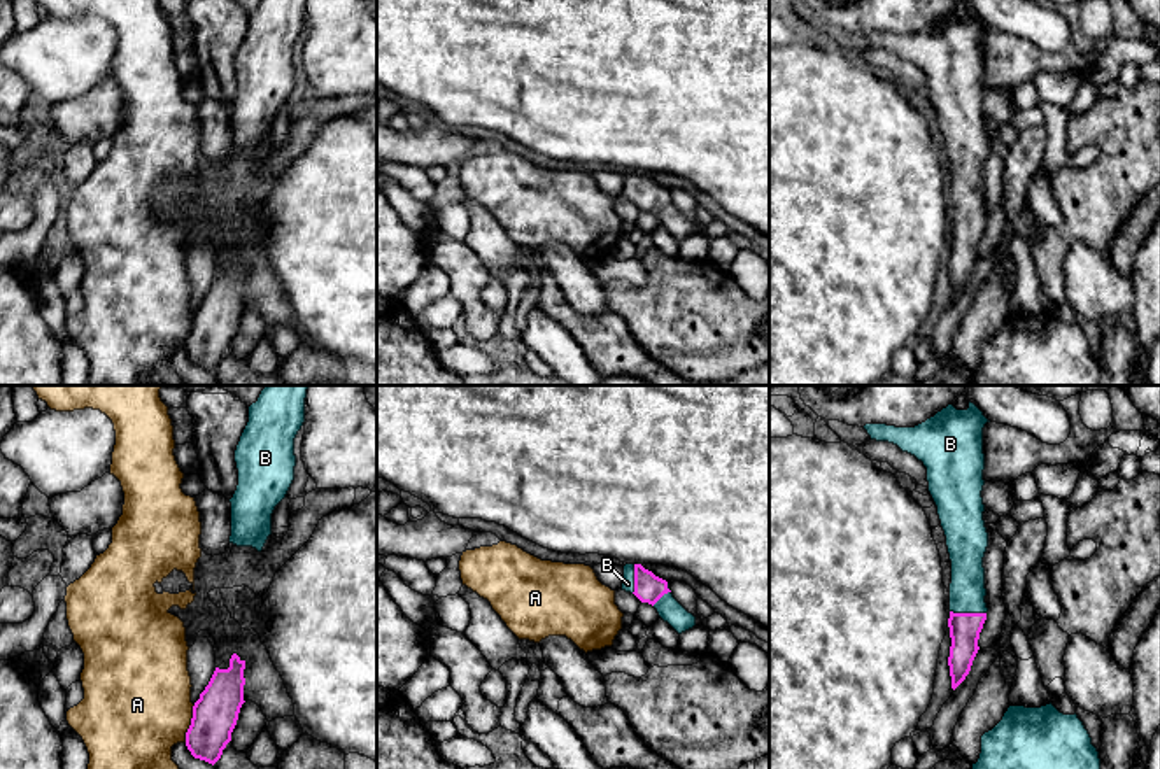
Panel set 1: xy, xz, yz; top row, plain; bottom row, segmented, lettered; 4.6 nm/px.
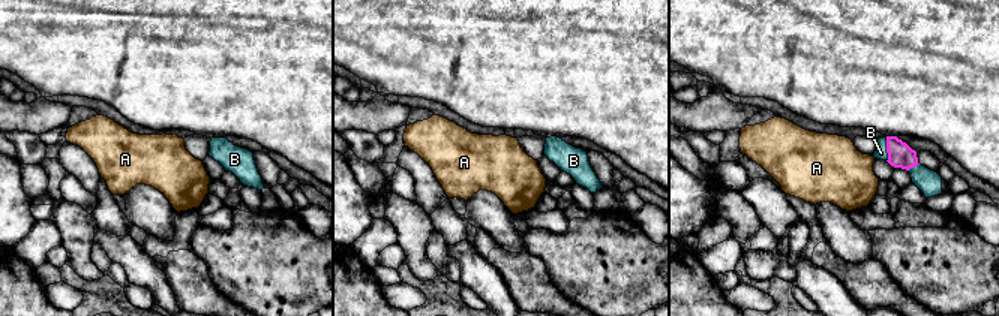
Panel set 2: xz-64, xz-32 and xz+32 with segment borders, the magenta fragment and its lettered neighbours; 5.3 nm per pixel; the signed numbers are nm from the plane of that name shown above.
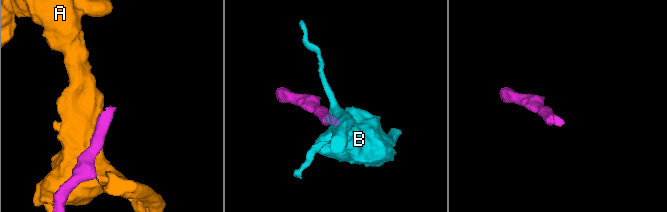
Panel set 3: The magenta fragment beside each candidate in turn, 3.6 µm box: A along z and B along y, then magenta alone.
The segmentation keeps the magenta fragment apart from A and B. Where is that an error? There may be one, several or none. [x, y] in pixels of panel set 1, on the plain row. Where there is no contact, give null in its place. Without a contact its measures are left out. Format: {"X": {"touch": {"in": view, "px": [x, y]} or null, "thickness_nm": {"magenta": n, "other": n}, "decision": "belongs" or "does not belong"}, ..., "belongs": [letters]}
{"A": {"touch": {"in": "xy", "px": [191, 331]}, "thickness_nm": {"magenta": 200, "other": 460}, "decision": "does not belong"}, "B": {"touch": {"in": "yz", "px": [968, 221]}, "thickness_nm": {"magenta": 140, "other": 160}, "decision": "belongs"}, "belongs": ["B"]}

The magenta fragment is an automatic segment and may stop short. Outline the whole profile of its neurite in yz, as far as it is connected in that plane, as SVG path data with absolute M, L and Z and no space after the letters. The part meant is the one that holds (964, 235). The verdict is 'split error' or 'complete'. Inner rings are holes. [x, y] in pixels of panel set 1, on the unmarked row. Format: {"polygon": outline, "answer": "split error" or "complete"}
{"polygon": "M969 9L967 18L948 12L915 35L866 32L876 49L897 53L927 75L929 100L937 114L951 168L950 284L955 298L969 282L987 228L983 165L988 140L983 128L983 35L990 30Z", "answer": "split error"}

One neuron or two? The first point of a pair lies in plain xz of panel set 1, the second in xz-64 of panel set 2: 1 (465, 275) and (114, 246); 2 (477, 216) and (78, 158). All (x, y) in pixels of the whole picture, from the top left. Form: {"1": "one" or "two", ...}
{"1": "two", "2": "one"}

